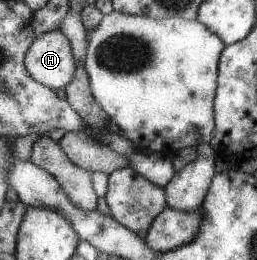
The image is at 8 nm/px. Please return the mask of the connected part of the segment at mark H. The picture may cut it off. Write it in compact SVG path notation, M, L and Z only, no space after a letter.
M61 30L35 37L24 56L28 73L42 86L63 89L73 79L73 56L69 40Z

